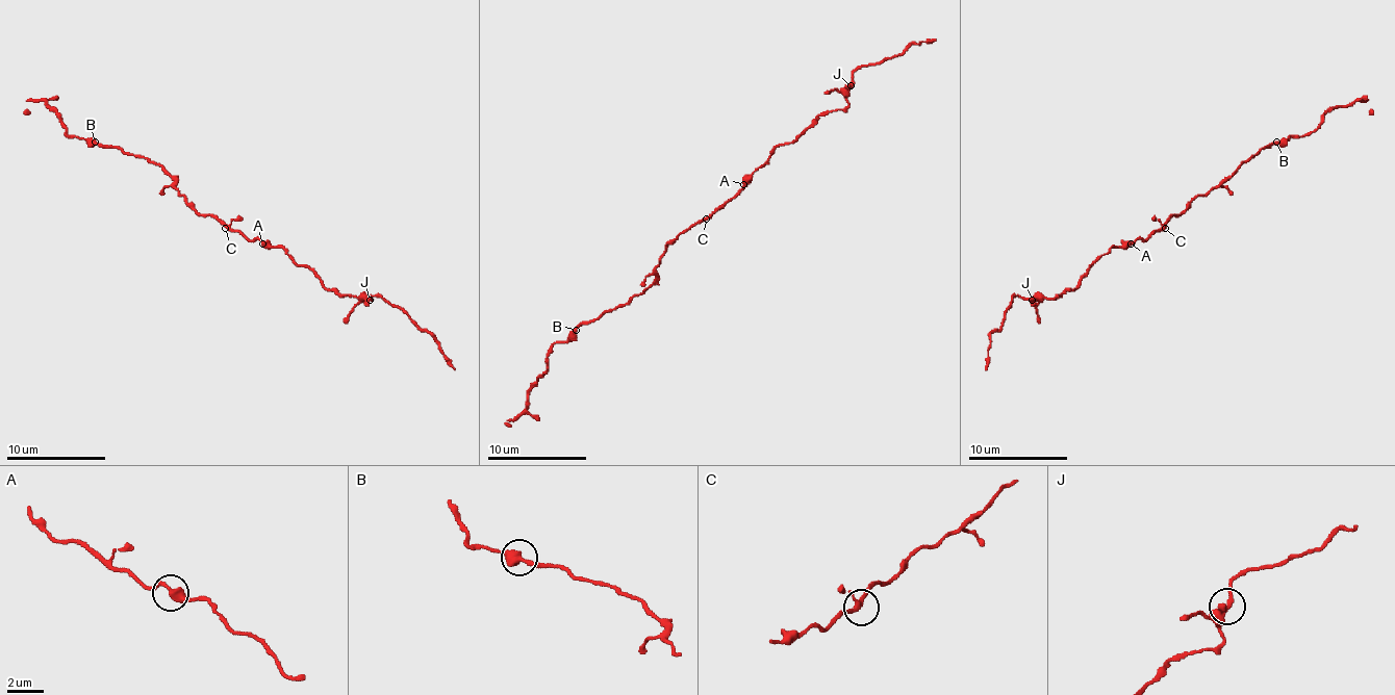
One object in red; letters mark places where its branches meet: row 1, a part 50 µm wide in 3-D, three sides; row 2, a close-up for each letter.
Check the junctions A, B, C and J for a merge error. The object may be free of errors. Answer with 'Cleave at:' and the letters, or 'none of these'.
Cleave at: none of these

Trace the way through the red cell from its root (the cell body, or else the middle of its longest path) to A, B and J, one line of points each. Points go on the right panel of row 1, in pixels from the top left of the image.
A: (1162, 226), (1145, 240), (1138, 238), (1131, 243)
B: (1162, 226), (1197, 197), (1226, 181), (1244, 161), (1276, 142)
J: (1162, 226), (1145, 240), (1125, 240), (1118, 248), (1104, 253), (1071, 290), (1054, 298), (1032, 300)

